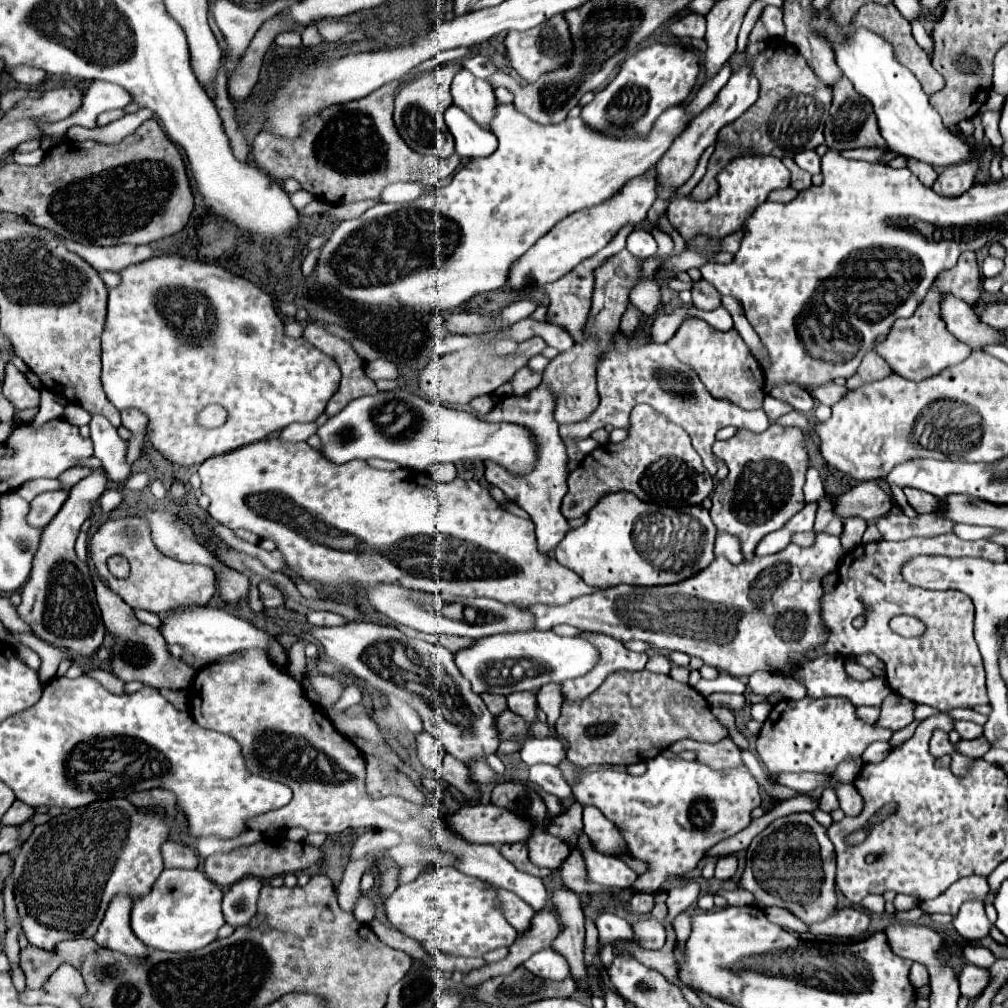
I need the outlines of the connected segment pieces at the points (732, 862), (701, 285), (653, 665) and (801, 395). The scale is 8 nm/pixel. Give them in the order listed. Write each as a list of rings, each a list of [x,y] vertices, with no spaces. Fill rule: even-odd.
[[[729,854],[727,857],[721,857],[717,861],[717,869],[715,869],[715,879],[719,881],[725,881],[725,879],[731,879],[735,875],[735,871],[738,869],[738,859],[736,855]]]
[[[699,279],[699,281],[693,283],[691,295],[693,295],[693,305],[695,305],[697,309],[711,311],[711,309],[715,309],[715,307],[721,305],[721,295],[719,295],[719,291],[717,291],[711,283],[707,283],[705,279]]]
[[[651,655],[649,657],[649,663],[647,663],[647,667],[645,669],[649,669],[651,673],[669,673],[669,669],[671,669],[671,661],[669,659],[665,659],[665,655]]]
[[[775,385],[775,387],[769,391],[769,395],[775,397],[775,399],[783,399],[785,403],[793,405],[795,411],[805,413],[805,415],[811,413],[813,407],[815,407],[813,397],[811,397],[807,391],[795,387],[795,385]]]

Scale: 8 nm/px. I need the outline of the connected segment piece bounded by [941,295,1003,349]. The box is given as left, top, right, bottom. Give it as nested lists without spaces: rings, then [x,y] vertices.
[[[953,295],[941,297],[941,319],[947,325],[947,331],[953,333],[959,341],[967,343],[971,349],[983,349],[991,343],[1003,343],[1001,331],[987,327],[983,321],[979,321],[979,317],[965,301]]]

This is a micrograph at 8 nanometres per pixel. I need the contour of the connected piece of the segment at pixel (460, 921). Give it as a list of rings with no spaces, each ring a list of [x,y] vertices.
[[[429,867],[425,873],[421,873],[415,881],[399,885],[389,899],[385,901],[385,911],[389,923],[403,931],[405,935],[417,939],[425,951],[431,955],[463,955],[463,957],[483,957],[487,951],[493,951],[497,947],[509,947],[513,939],[517,937],[517,931],[503,919],[503,913],[499,907],[495,907],[495,893],[485,889],[487,883],[469,875],[459,873],[453,867]]]

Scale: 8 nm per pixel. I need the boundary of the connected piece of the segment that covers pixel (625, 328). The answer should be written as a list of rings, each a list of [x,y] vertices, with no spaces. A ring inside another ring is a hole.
[[[629,305],[627,311],[625,311],[625,315],[623,315],[623,319],[621,319],[621,333],[625,333],[627,337],[631,337],[635,333],[637,325],[639,325],[639,317],[641,317],[641,313],[633,305]]]

